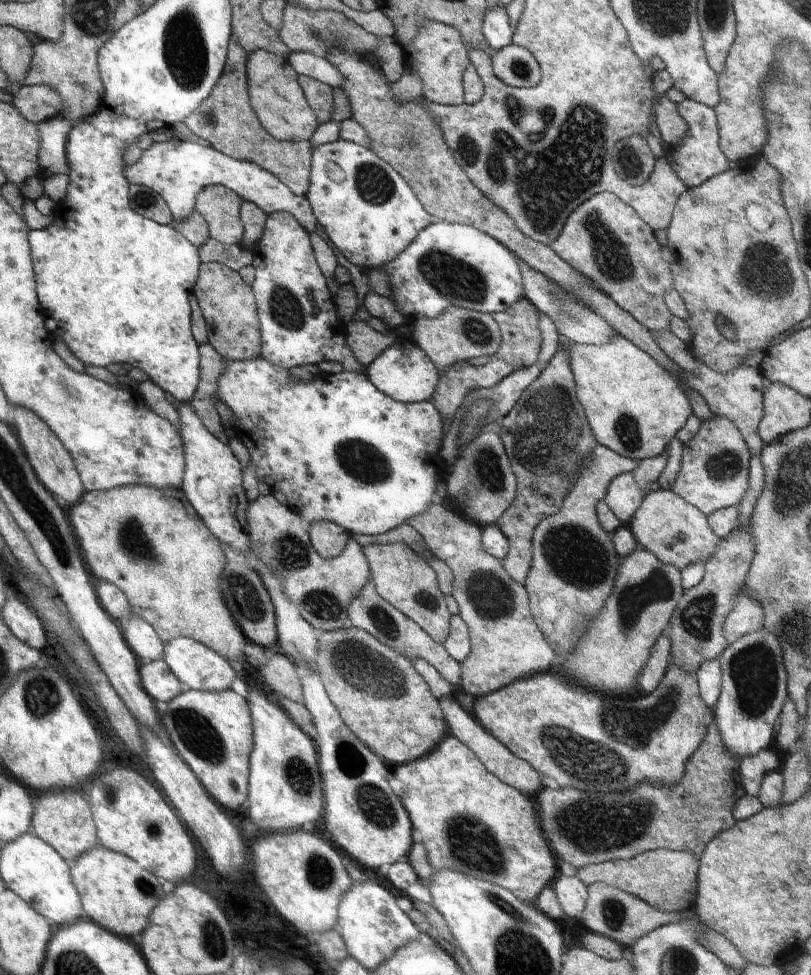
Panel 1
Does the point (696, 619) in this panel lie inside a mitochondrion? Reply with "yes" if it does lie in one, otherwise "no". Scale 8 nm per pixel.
yes

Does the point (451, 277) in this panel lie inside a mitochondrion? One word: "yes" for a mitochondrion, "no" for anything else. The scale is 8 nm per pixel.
yes

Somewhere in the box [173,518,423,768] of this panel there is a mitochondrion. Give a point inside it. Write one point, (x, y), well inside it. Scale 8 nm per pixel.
(382, 678)

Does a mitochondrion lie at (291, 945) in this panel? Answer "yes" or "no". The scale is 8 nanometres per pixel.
no

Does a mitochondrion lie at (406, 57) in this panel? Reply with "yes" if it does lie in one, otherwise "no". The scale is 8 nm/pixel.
no

